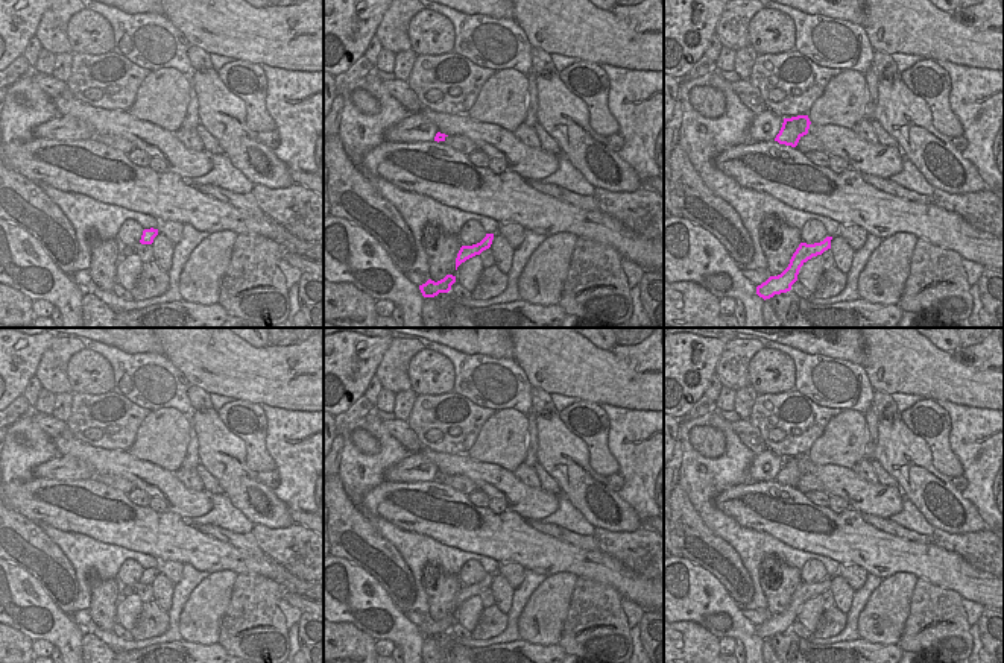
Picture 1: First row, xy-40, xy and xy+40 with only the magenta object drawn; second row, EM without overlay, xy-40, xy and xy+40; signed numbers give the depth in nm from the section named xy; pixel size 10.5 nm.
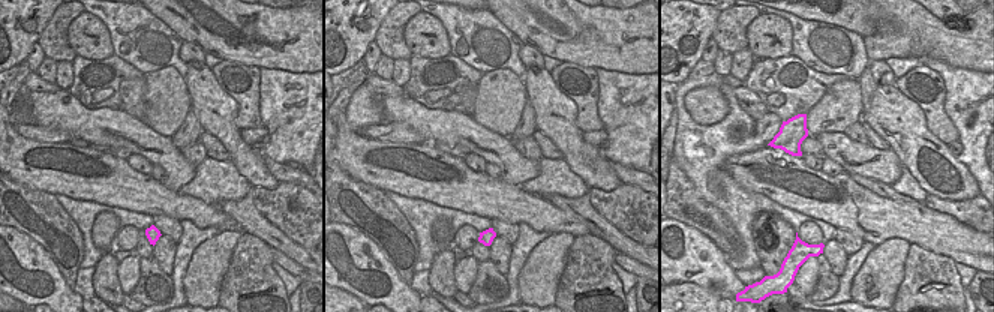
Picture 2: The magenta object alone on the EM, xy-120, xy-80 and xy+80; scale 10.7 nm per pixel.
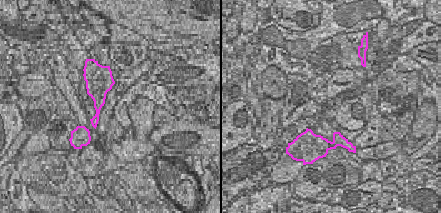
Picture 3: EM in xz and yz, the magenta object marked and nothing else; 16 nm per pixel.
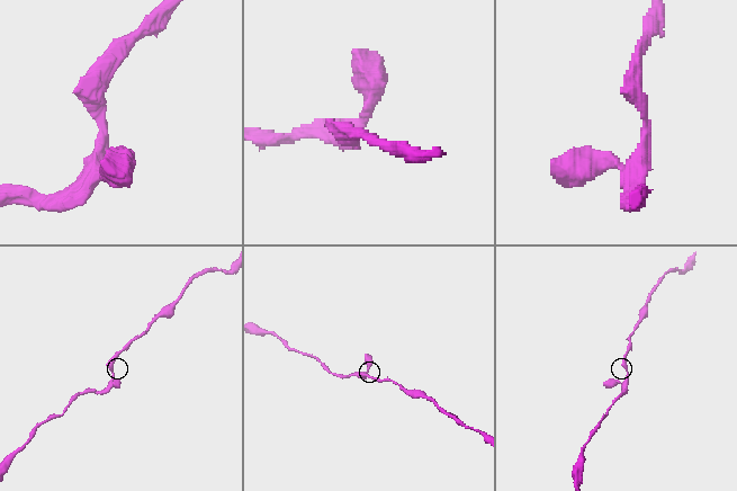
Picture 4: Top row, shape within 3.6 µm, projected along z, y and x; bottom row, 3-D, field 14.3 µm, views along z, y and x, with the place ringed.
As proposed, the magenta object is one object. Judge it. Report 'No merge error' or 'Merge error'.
No merge error.

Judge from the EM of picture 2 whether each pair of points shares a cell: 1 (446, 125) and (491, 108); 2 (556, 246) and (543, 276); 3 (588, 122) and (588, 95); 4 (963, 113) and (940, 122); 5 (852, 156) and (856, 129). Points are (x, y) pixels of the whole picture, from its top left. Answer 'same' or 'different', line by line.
1: different
2: same
3: same
4: different
5: different

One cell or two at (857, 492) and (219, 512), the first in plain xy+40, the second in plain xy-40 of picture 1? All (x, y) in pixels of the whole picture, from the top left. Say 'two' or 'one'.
two

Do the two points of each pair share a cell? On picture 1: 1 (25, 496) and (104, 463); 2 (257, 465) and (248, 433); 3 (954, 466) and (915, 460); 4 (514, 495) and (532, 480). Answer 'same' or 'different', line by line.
1: different
2: same
3: different
4: different

